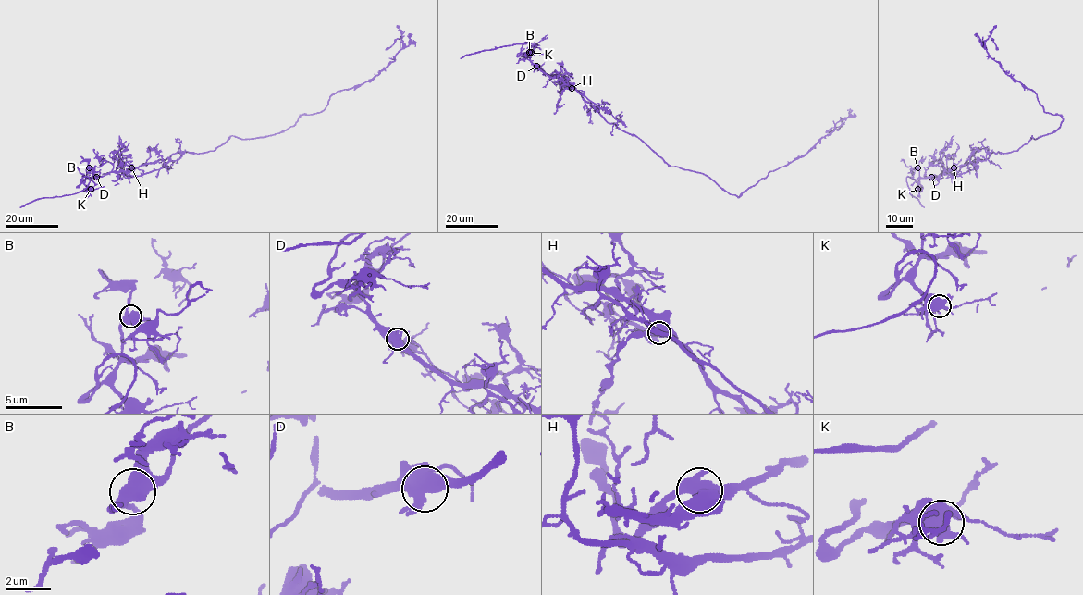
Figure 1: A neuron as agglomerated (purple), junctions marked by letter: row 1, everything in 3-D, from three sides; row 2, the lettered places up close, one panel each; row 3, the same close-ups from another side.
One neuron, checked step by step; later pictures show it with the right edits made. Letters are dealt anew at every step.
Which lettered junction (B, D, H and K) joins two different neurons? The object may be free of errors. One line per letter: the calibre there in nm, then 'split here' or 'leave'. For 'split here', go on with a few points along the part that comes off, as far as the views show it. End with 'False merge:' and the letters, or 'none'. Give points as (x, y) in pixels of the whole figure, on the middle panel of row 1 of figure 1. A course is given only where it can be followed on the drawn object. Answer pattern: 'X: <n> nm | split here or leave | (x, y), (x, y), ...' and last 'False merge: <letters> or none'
B: 550 nm | leave
D: 480 nm | leave
H: 550 nm | leave
K: 550 nm | leave
False merge: none

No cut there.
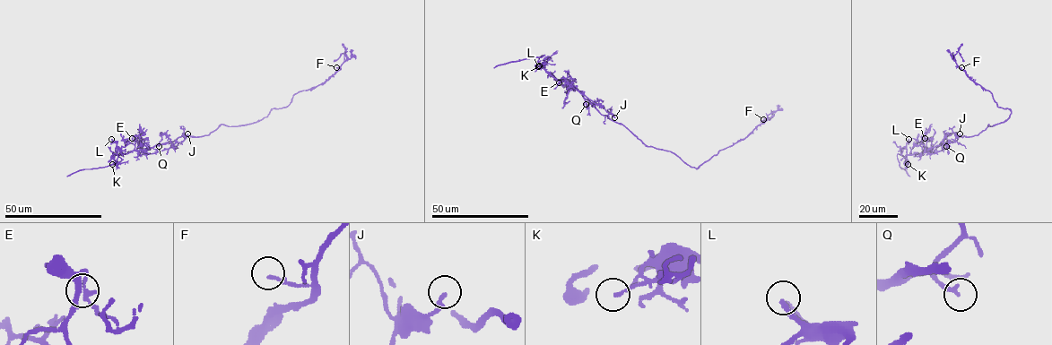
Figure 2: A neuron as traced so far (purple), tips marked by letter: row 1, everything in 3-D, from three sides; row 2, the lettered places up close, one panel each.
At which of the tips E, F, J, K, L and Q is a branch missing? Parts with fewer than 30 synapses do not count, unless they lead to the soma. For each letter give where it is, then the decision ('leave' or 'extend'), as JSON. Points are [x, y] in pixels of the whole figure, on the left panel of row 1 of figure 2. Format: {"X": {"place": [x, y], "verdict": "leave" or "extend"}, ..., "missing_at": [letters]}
{"E": {"place": [132, 138], "verdict": "leave"}, "F": {"place": [336, 67], "verdict": "leave"}, "J": {"place": [187, 133], "verdict": "leave"}, "K": {"place": [112, 164], "verdict": "leave"}, "L": {"place": [111, 139], "verdict": "leave"}, "Q": {"place": [159, 146], "verdict": "leave"}, "missing_at": []}

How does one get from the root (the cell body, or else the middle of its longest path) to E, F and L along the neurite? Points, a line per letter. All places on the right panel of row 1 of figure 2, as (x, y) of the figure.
E: (982, 131), (978, 134), (958, 136), (955, 141), (931, 147), (925, 151), (927, 141), (925, 138)
F: (982, 131), (988, 125), (992, 126), (1004, 121), (1011, 112), (999, 107), (991, 92), (971, 80), (961, 67)
L: (982, 131), (978, 134), (958, 136), (955, 141), (912, 154), (907, 152), (908, 139)

